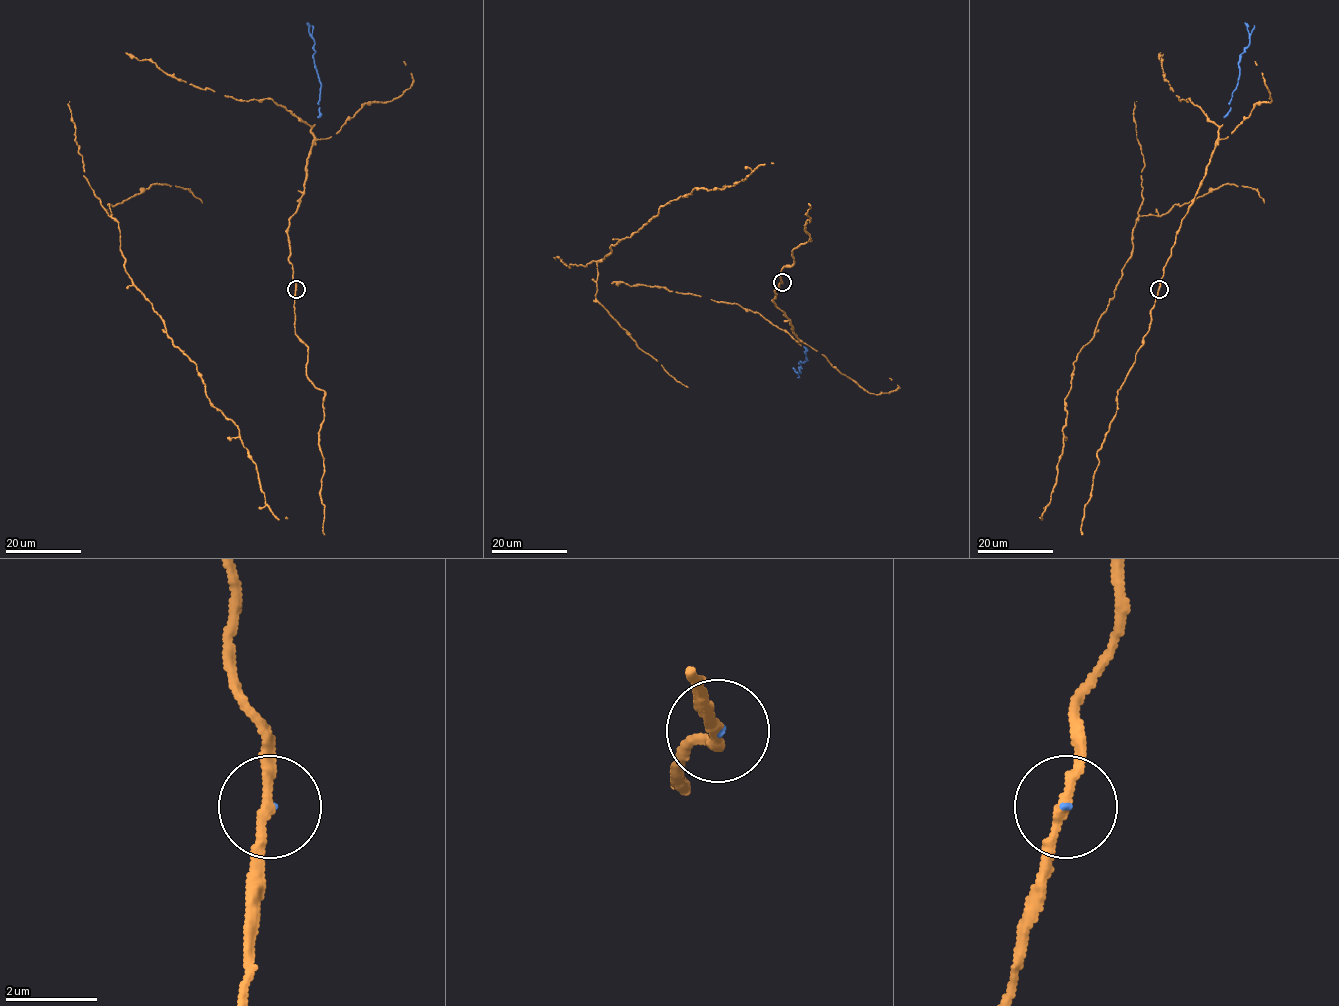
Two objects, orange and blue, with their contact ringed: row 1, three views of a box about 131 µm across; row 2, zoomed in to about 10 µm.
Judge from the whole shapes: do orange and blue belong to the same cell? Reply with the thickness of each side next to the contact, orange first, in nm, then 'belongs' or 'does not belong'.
220 nm thick on the orange side, 50 nm on the other; belongs

